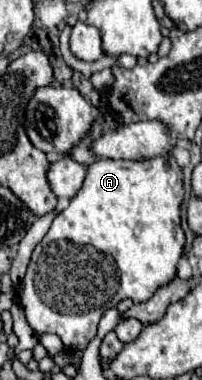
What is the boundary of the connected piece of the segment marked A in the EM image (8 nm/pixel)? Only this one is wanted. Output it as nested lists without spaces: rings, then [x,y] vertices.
[[[163,153],[147,161],[93,161],[87,167],[83,187],[71,199],[69,207],[53,219],[51,229],[35,247],[27,273],[19,283],[17,297],[33,331],[37,335],[55,333],[67,349],[83,351],[97,335],[97,323],[105,309],[117,307],[121,299],[141,303],[161,283],[169,283],[177,273],[177,261],[185,245],[179,217],[183,195],[183,171],[173,153]]]

